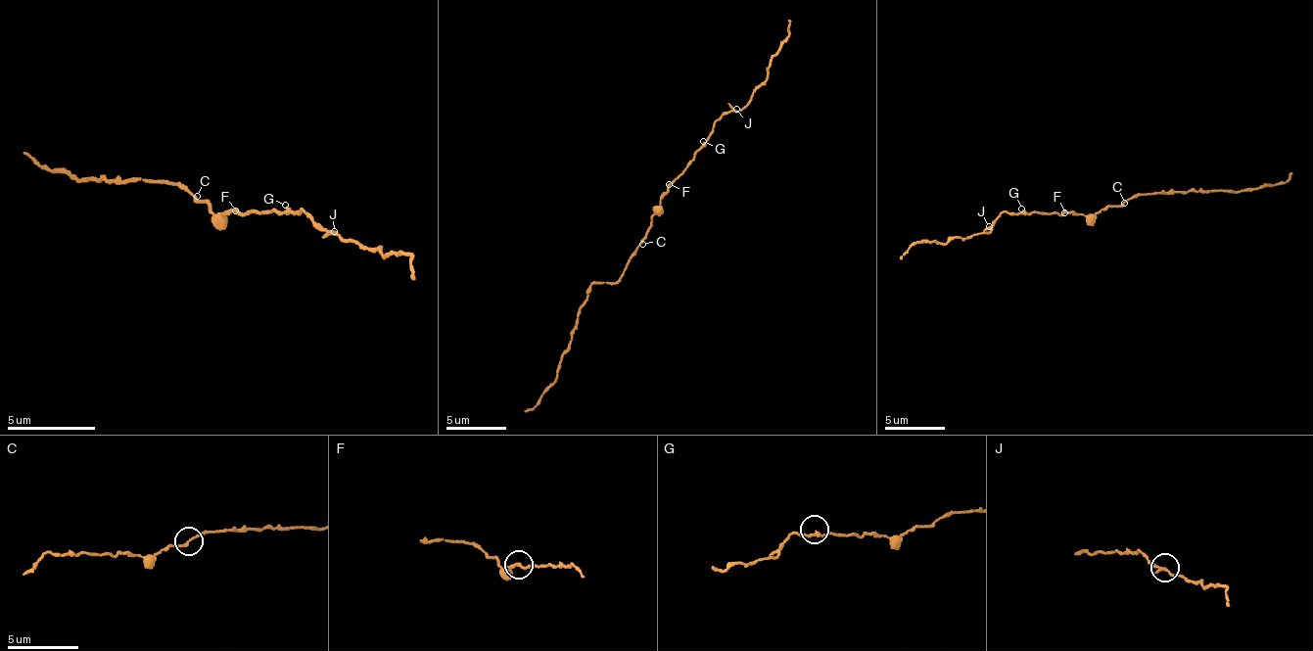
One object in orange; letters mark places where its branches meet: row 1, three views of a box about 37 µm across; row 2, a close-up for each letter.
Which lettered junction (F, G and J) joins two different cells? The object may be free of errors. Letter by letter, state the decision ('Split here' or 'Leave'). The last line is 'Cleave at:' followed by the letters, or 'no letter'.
F: Leave
G: Leave
J: Leave
Cleave at: no letter

